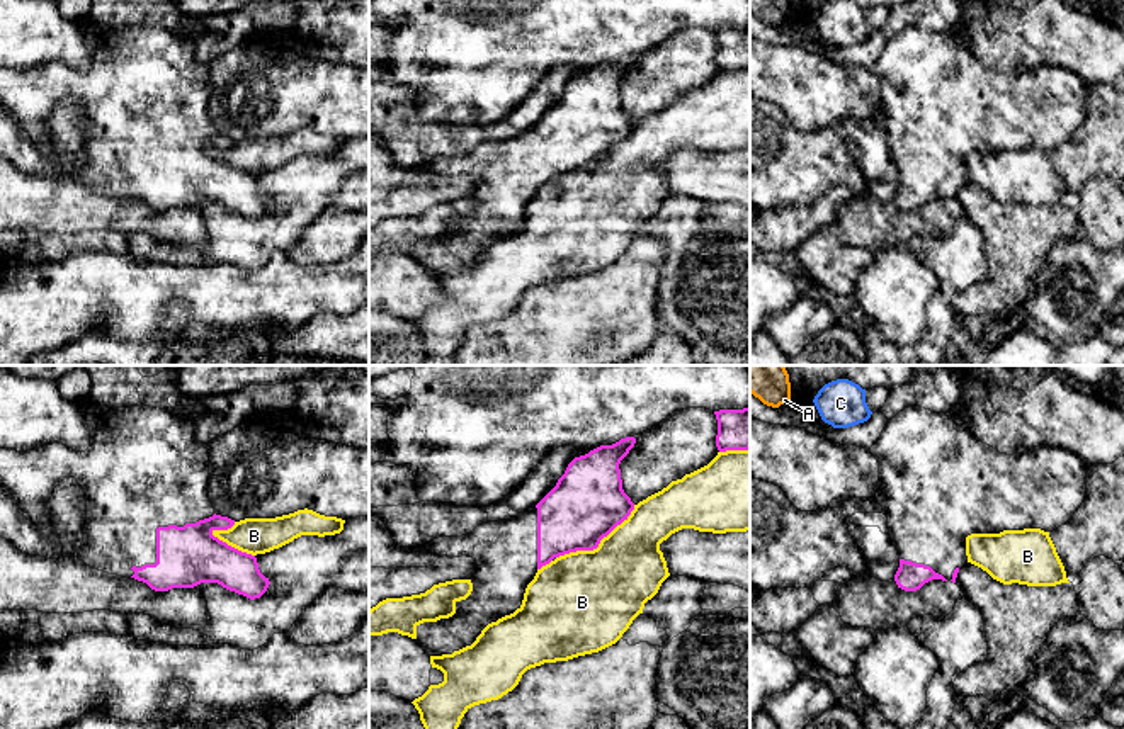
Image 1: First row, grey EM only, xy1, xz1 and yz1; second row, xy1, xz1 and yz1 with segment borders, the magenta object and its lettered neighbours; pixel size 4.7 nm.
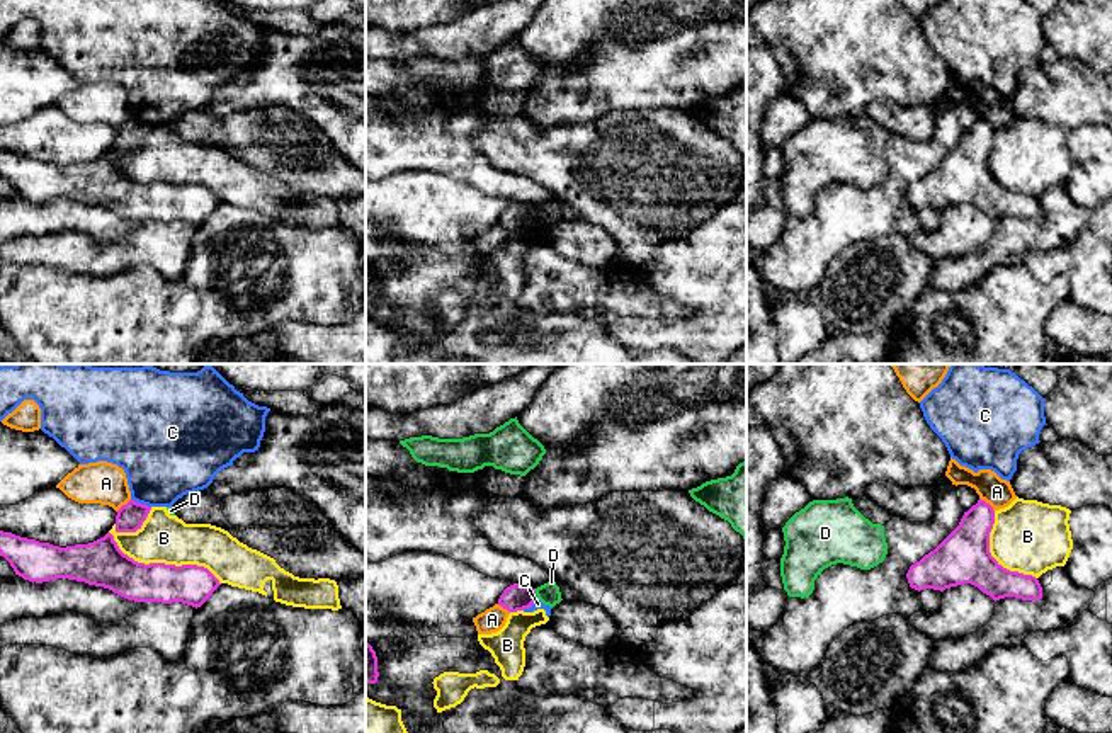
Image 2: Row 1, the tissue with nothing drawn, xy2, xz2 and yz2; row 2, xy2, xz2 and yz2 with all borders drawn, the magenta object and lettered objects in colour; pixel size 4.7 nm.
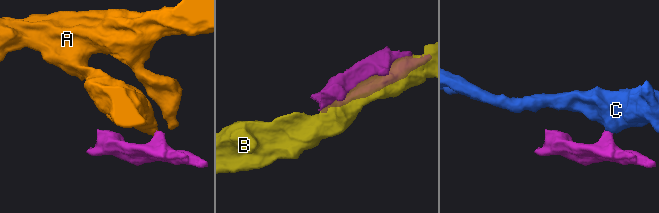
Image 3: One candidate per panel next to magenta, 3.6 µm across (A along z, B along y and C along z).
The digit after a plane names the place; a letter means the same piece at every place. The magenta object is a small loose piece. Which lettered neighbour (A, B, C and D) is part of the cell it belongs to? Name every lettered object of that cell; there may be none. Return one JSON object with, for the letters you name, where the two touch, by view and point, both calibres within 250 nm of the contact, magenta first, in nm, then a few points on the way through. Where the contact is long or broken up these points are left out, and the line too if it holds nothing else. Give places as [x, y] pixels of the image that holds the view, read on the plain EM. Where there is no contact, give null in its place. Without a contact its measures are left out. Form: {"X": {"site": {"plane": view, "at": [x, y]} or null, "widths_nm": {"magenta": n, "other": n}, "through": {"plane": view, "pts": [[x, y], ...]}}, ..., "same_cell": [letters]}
{"same_cell": []}

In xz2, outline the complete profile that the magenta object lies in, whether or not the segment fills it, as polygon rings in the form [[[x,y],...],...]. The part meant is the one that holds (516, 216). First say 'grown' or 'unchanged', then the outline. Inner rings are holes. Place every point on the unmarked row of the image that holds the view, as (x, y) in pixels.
unchanged | [[[513,202],[503,209],[498,224],[508,231],[517,231],[532,226],[536,221],[536,207]]]

